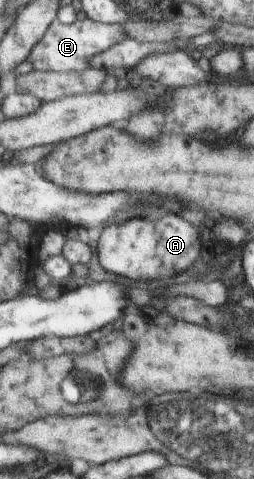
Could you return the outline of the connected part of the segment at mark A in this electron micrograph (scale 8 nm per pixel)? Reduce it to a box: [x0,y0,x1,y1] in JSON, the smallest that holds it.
[98,214,201,283]

